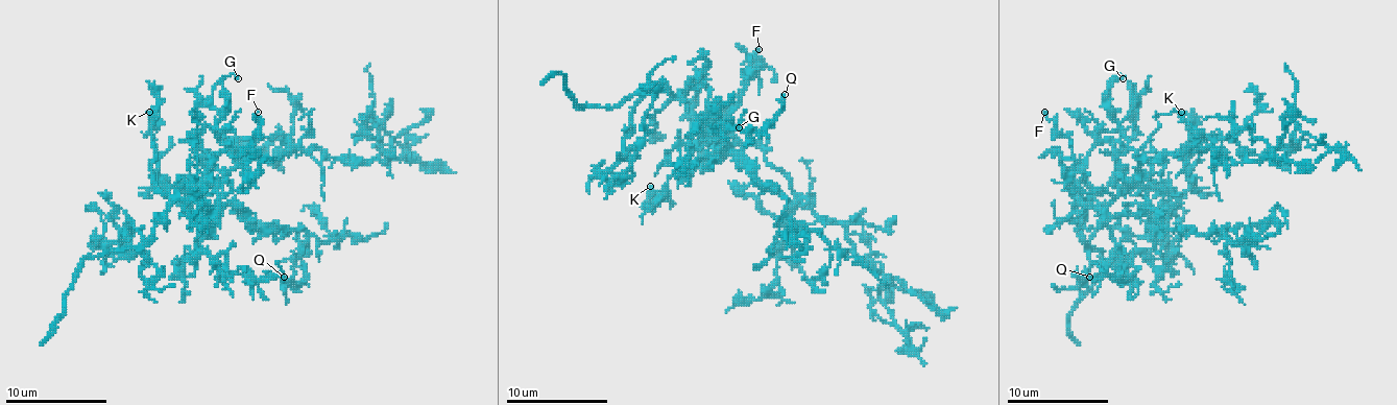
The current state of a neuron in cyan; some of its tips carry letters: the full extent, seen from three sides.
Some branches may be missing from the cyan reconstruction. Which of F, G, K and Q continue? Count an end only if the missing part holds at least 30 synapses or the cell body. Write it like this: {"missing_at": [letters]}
{"missing_at": []}

